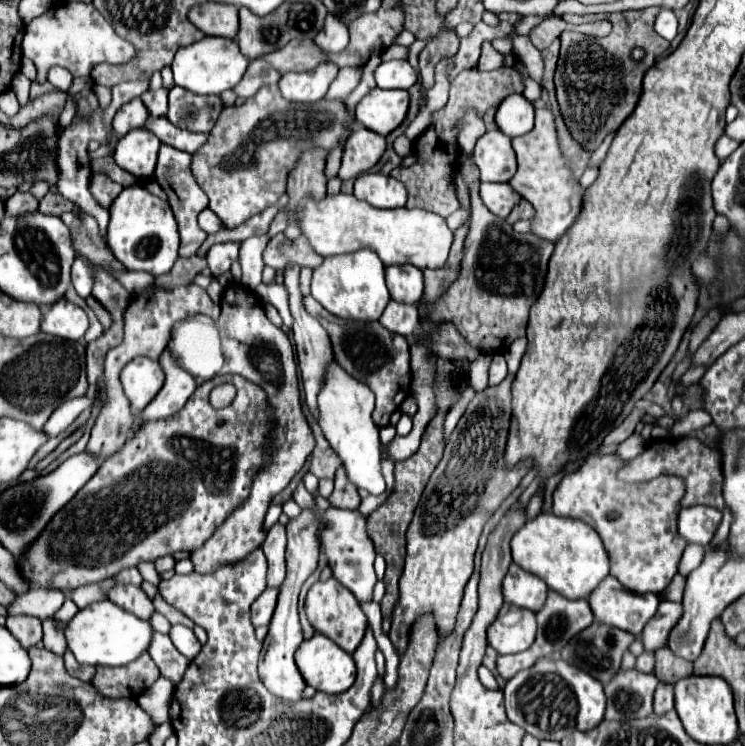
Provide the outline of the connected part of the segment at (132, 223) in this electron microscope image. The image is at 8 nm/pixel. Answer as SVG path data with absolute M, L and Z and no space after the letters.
M140 185L126 187L110 207L110 223L106 241L114 253L114 257L128 271L146 271L154 277L164 275L172 269L178 259L178 227L170 205Z

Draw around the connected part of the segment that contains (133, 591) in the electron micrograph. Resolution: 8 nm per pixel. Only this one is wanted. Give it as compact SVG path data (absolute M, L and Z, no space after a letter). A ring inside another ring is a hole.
M118 585L108 591L108 599L118 607L134 613L138 619L150 619L154 613L154 605L148 595L134 585Z

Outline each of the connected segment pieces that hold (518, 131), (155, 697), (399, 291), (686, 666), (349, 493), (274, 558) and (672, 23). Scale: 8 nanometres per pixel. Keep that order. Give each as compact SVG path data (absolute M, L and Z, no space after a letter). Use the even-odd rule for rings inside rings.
M520 93L508 95L496 111L496 125L508 137L526 135L534 127L534 107L532 107L532 103Z
M160 677L152 687L148 687L144 693L138 695L140 707L152 717L154 725L162 725L170 719L170 703L174 695L174 685L170 679Z
M392 265L386 269L386 283L390 297L398 303L416 305L422 299L424 279L422 271L408 265Z
M662 647L656 651L656 669L654 669L654 675L660 679L660 681L666 681L666 683L676 683L678 679L684 679L688 675L692 675L692 663L686 661L686 659L680 659L678 655L674 655L670 651L670 647Z
M340 465L336 471L336 479L334 479L334 491L328 497L328 503L332 507L340 507L340 509L358 509L360 505L360 495L358 489L354 487L354 483L346 477L346 469Z
M276 523L264 543L262 543L262 551L268 559L268 577L266 577L266 585L268 587L280 587L284 581L284 571L286 571L286 563L284 563L284 551L286 551L286 529Z
M662 9L660 15L656 17L656 23L654 23L654 29L660 37L672 41L676 37L676 27L678 27L678 19L676 15L670 11L670 9Z

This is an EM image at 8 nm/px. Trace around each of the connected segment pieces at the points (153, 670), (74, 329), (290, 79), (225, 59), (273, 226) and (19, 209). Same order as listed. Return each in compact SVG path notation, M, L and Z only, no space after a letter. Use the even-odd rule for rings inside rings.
M148 653L140 655L138 661L128 663L126 667L98 667L92 679L92 685L106 697L136 697L138 691L154 683L158 667Z
M60 299L42 317L40 329L48 335L56 335L56 337L70 339L70 341L80 341L88 329L88 317L78 305L66 299Z
M332 63L318 65L314 71L306 73L284 73L280 79L282 97L298 103L320 101L326 95L330 83L336 79L336 73L338 67Z
M204 37L188 47L180 47L174 61L172 61L173 79L176 85L186 87L194 93L216 93L220 95L226 89L234 89L236 83L242 79L248 59L238 51L238 43L234 39L224 37Z
M278 213L278 215L272 219L272 223L270 223L270 231L268 231L268 237L272 239L274 235L282 233L282 231L286 229L286 223L288 223L288 215L286 215L286 213Z
M16 191L6 199L6 215L24 215L38 209L38 199L30 191Z

